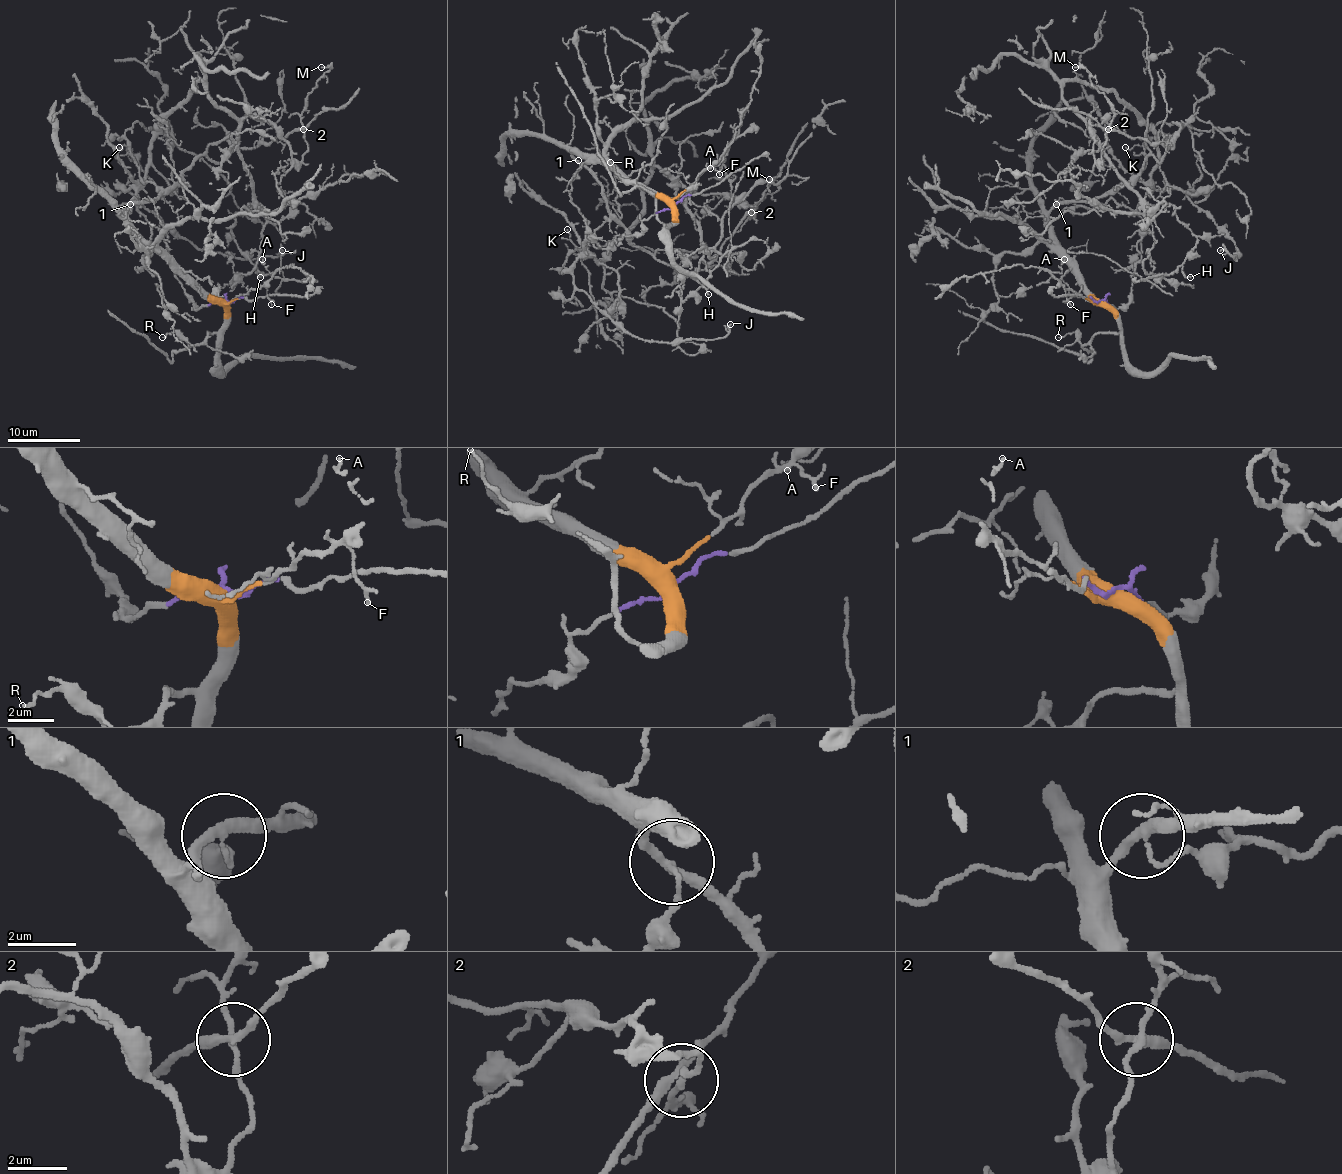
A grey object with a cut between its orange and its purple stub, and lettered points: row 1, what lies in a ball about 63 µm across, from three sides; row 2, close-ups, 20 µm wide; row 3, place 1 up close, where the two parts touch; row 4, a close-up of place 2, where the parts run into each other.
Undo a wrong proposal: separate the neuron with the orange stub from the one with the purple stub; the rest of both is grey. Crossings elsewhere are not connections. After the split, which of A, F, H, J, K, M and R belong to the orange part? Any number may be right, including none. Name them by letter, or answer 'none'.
A, F, K, R

